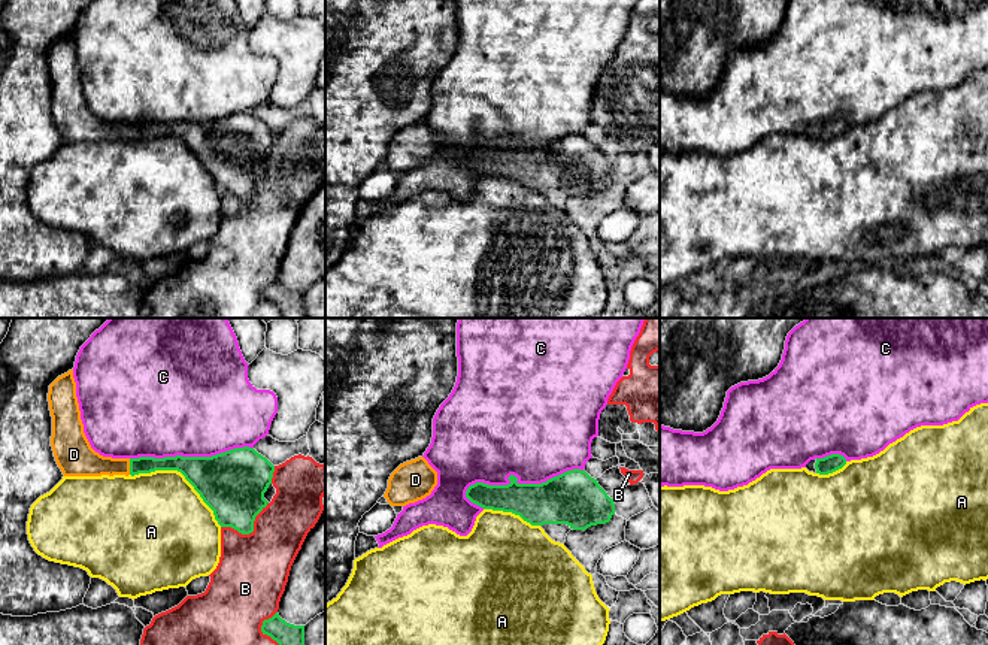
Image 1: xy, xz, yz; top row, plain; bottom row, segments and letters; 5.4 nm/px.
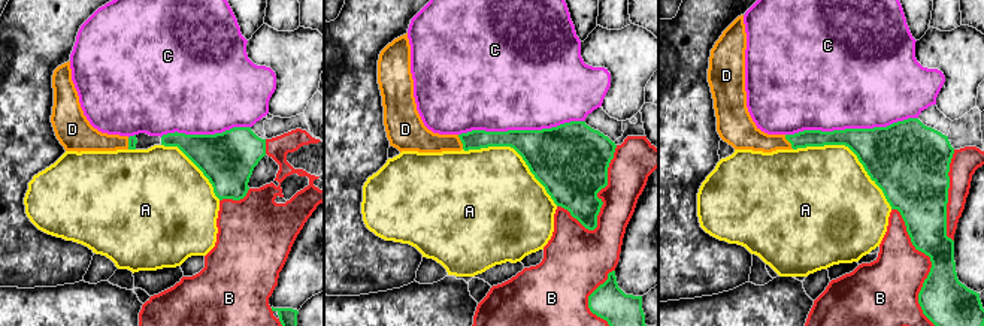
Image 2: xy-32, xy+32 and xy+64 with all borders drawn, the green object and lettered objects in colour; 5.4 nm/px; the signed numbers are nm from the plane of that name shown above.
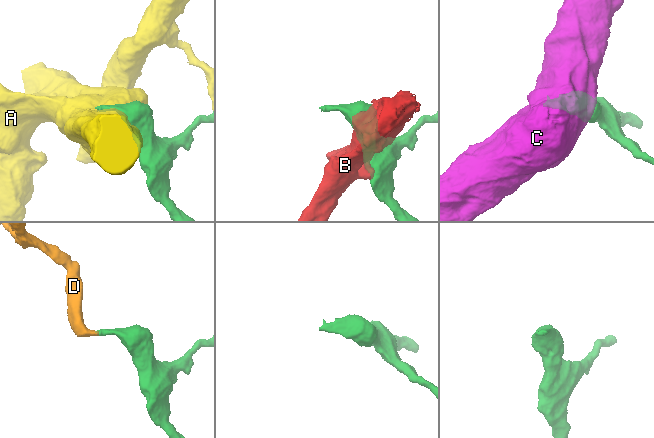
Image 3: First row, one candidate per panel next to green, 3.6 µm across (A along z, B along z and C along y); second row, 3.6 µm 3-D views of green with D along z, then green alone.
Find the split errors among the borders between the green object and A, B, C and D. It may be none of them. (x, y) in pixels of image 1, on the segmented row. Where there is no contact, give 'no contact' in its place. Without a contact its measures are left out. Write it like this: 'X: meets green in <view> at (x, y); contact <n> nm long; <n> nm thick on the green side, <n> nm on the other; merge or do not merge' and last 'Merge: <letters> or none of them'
A: meets green in xy at (182, 474); contact 550 nm long; 320 nm thick on the green side, 460 nm on the other; do not merge
B: meets green in xy at (251, 532); contact 300 nm long; 320 nm thick on the green side, 380 nm on the other; do not merge
C: meets green in xz at (517, 480); contact 650 nm long; 240 nm thick on the green side, 480 nm on the other; do not merge
D: meets green in xy at (130, 466); contact 90 nm long; 100 nm thick on the green side, 160 nm on the other; merge
Merge: D

